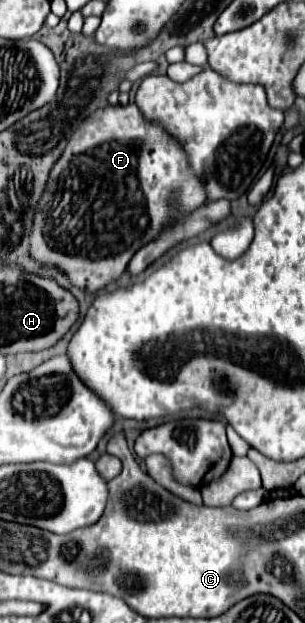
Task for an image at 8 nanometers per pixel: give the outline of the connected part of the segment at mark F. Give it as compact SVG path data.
M135 104L107 106L95 110L71 136L63 156L57 160L43 200L39 202L31 232L31 254L35 260L61 268L69 280L85 292L97 292L117 280L127 268L131 256L153 240L171 216L167 198L171 190L181 190L181 210L191 212L207 202L207 190L187 162L187 152L157 122L145 120Z

